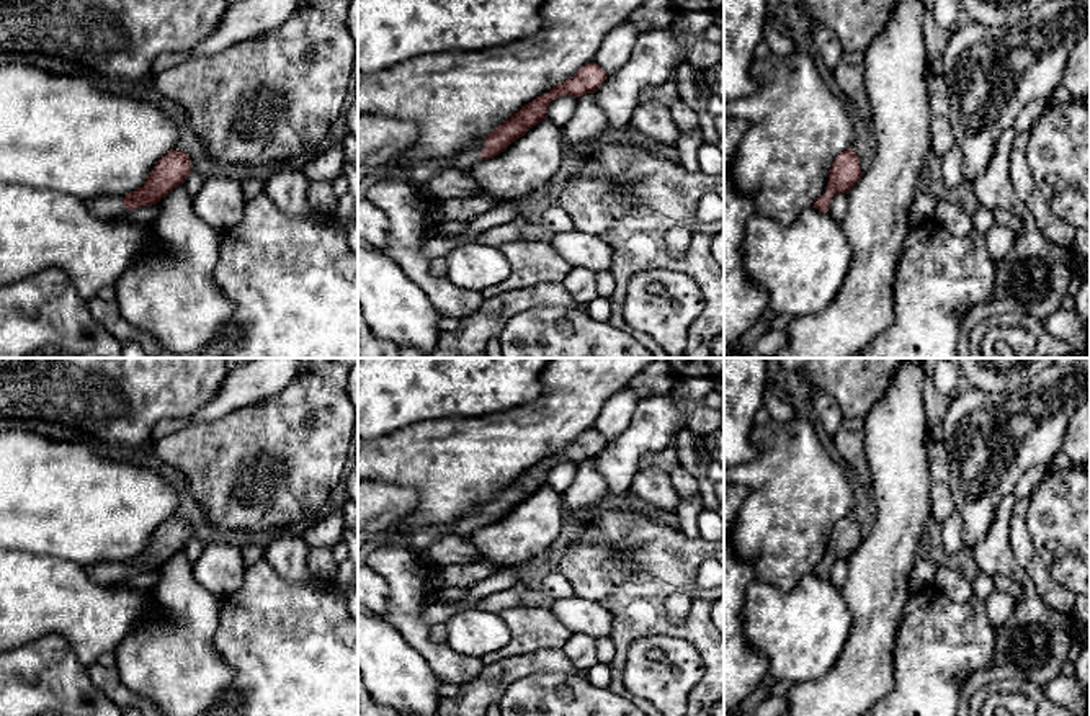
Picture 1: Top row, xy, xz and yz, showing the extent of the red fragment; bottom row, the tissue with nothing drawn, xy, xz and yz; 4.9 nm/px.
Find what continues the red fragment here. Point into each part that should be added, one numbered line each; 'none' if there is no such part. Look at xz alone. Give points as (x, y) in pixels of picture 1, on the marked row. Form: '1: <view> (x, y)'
1: xz (419, 170)

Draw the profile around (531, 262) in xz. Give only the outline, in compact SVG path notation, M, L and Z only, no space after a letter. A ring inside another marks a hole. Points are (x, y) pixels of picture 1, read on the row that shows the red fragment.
M521 239L503 244L500 250L510 263L510 275L482 289L484 299L541 283L562 283L572 270L549 242Z

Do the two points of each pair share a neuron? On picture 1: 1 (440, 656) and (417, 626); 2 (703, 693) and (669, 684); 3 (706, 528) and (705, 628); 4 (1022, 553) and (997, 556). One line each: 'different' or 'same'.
1: same
2: different
3: different
4: different

